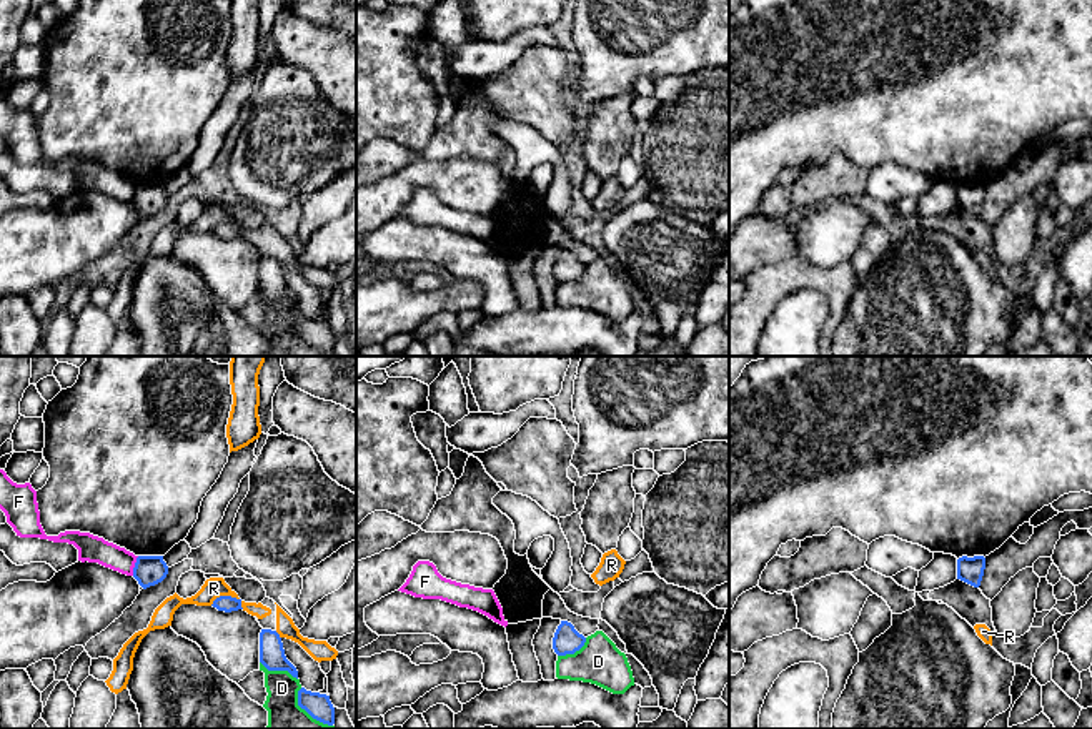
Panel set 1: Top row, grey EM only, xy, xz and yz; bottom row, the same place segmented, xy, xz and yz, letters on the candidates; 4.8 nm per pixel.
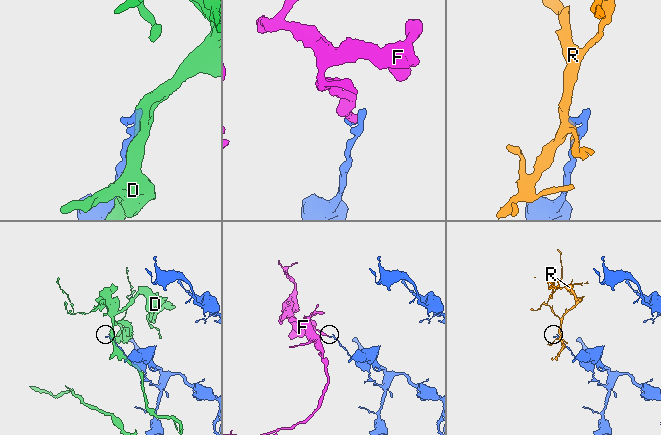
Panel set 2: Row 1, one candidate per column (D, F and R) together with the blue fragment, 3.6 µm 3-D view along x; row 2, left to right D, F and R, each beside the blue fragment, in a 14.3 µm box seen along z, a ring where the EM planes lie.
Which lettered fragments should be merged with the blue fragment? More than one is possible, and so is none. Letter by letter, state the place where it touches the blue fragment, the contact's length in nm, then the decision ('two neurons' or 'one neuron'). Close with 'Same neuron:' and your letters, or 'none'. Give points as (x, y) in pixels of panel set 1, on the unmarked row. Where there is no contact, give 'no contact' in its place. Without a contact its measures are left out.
D: contact xy (278, 297); length 200 nm; two neurons
F: contact xy (135, 193); length 100 nm; two neurons
R: contact xy (228, 223); length 170 nm; two neurons
Same neuron: none

